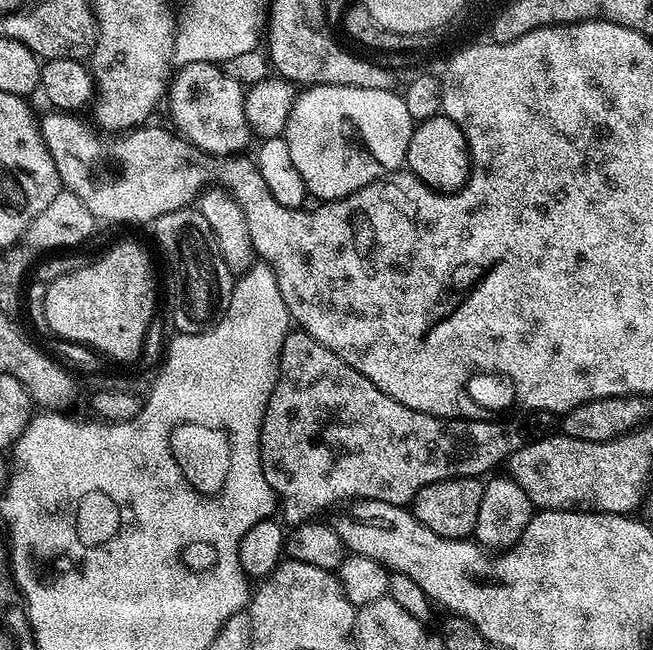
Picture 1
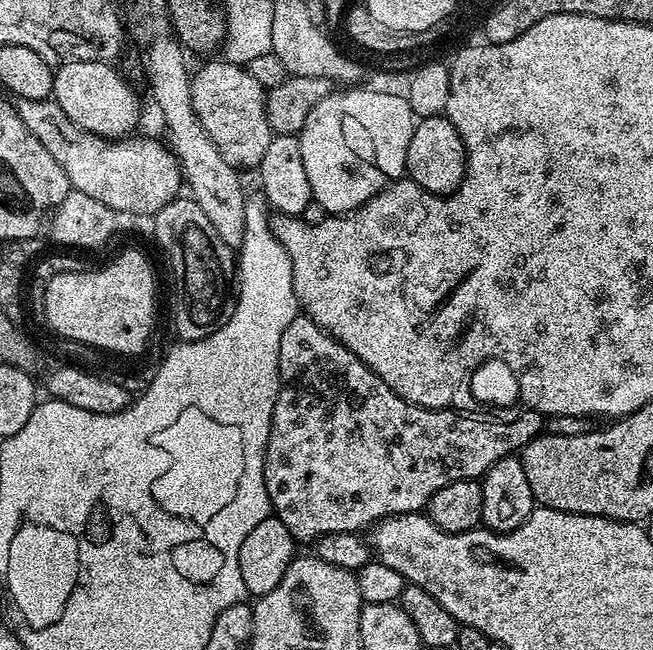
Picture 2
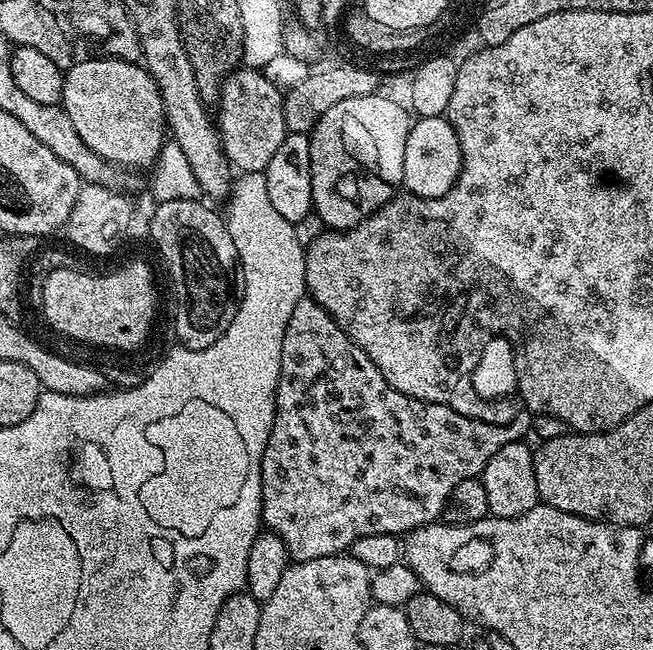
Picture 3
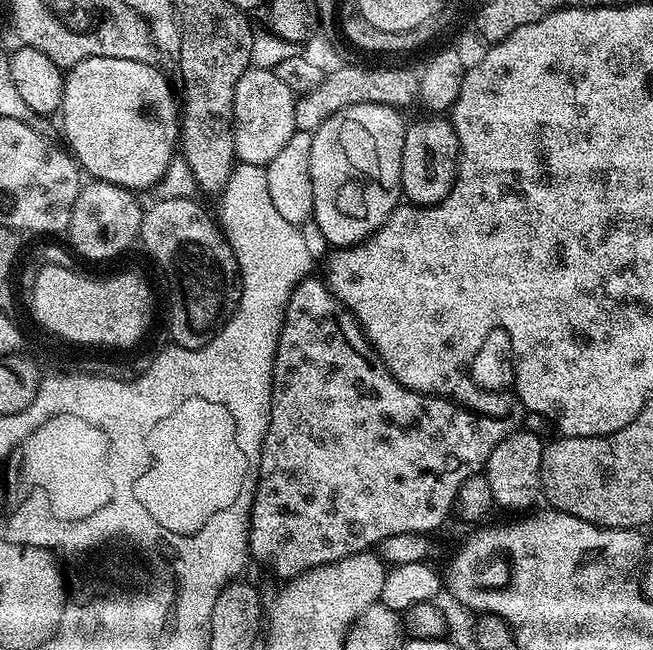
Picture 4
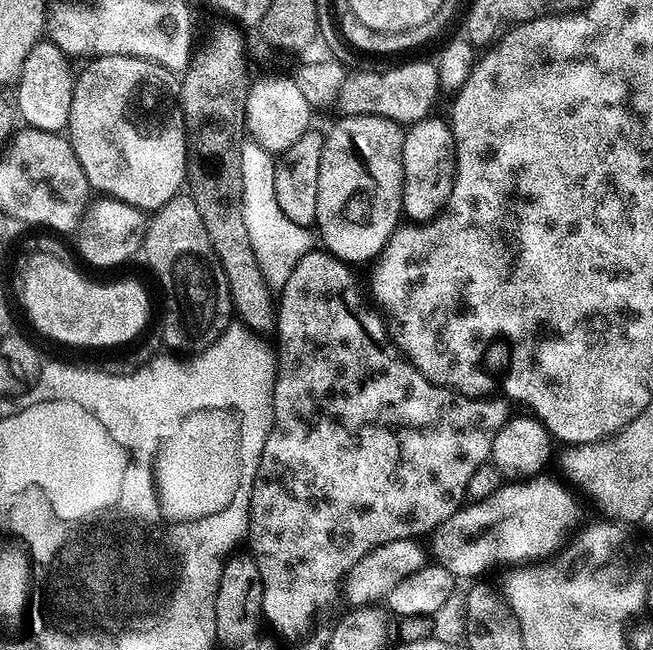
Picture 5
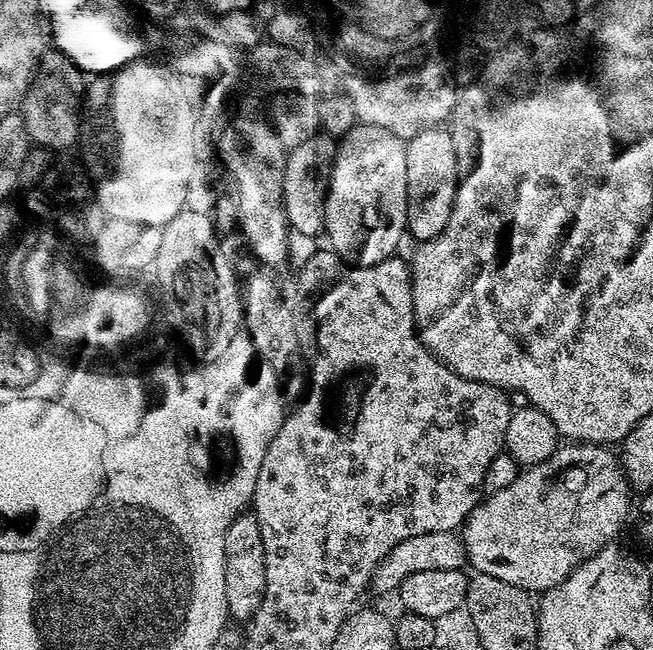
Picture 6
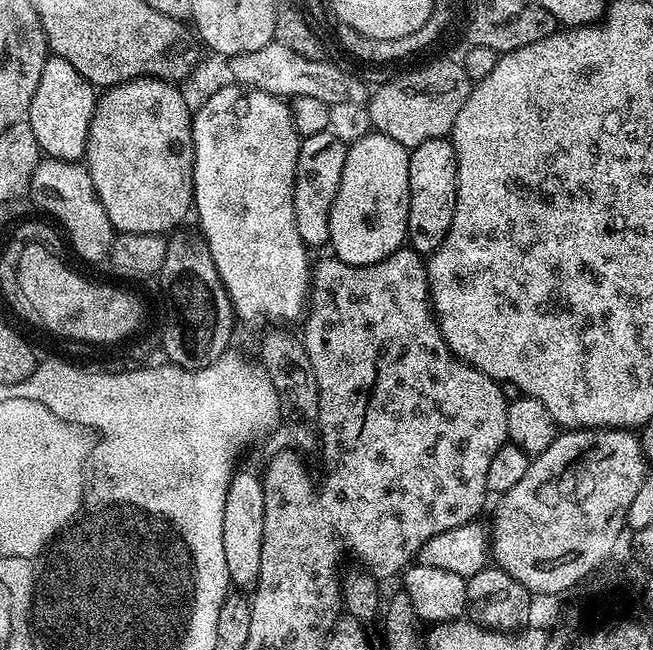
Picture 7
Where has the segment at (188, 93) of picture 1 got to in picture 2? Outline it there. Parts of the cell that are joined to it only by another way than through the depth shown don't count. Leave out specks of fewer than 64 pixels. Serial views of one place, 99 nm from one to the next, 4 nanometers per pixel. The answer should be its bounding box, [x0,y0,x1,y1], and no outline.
[190,58,274,170]

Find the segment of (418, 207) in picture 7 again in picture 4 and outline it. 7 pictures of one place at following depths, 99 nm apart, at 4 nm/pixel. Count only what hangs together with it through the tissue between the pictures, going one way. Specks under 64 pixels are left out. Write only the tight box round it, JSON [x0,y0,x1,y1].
[400,118,460,206]

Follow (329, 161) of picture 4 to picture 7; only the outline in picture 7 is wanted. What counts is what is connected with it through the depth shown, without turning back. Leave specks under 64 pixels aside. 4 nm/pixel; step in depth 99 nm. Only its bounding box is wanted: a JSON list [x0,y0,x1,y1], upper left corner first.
[330,130,410,264]

